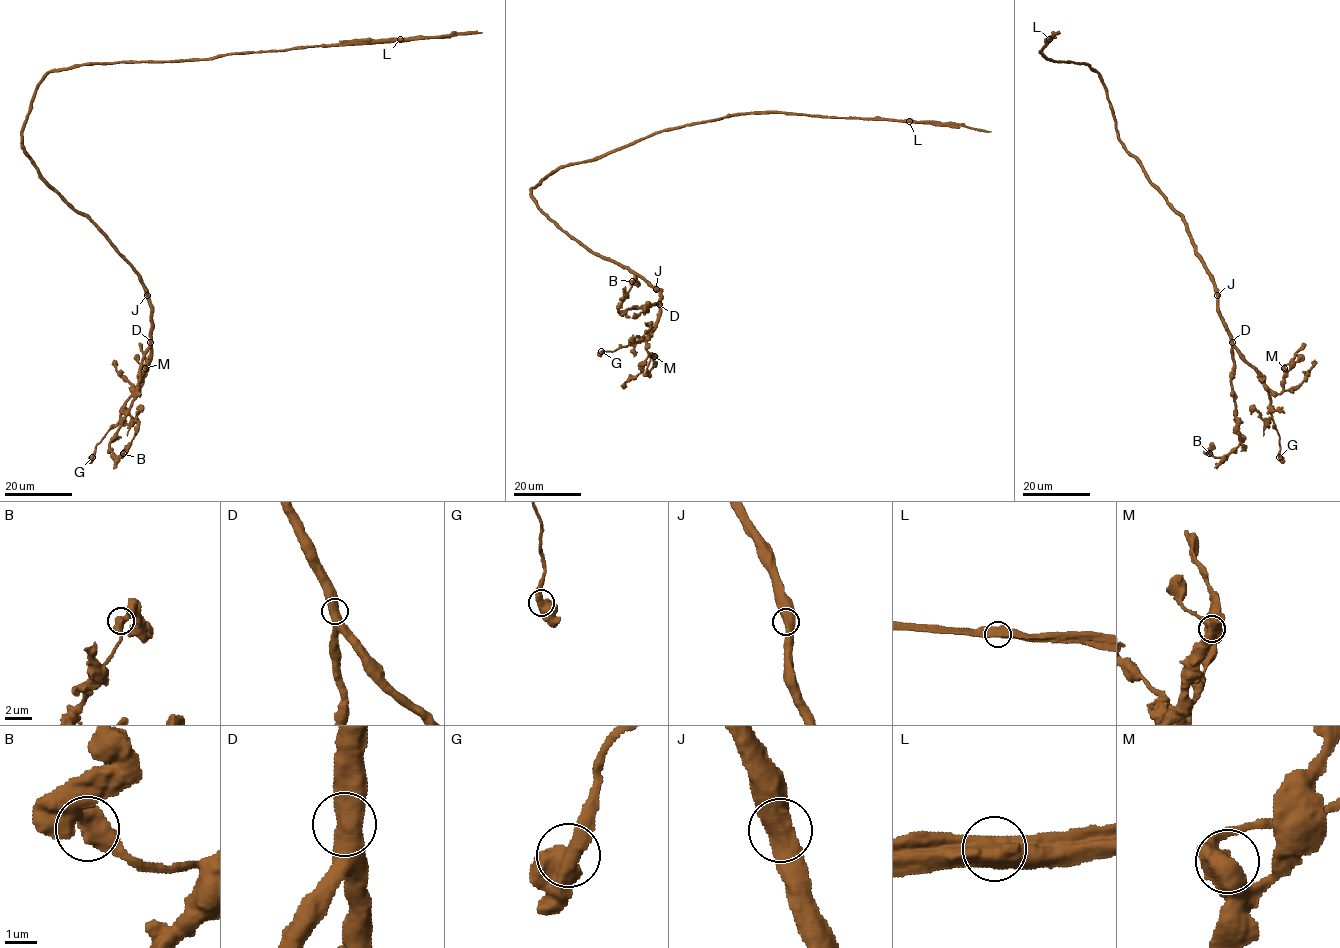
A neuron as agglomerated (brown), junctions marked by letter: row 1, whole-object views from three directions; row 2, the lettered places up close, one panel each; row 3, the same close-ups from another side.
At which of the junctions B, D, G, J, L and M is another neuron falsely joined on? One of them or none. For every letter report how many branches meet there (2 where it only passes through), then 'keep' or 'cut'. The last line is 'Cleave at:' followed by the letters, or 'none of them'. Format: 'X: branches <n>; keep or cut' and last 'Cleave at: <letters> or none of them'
B: branches 2; keep
D: branches 2; keep
G: branches 2; keep
J: branches 2; keep
L: branches 2; cut
M: branches 2; keep
Cleave at: L

